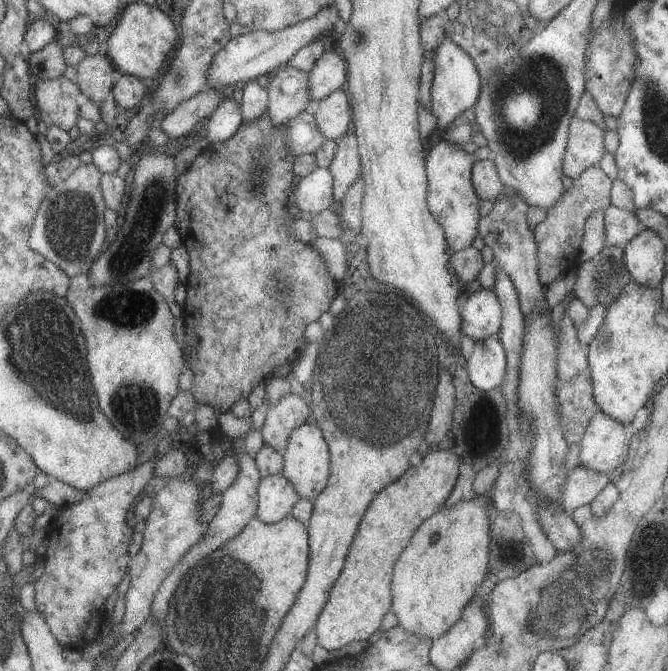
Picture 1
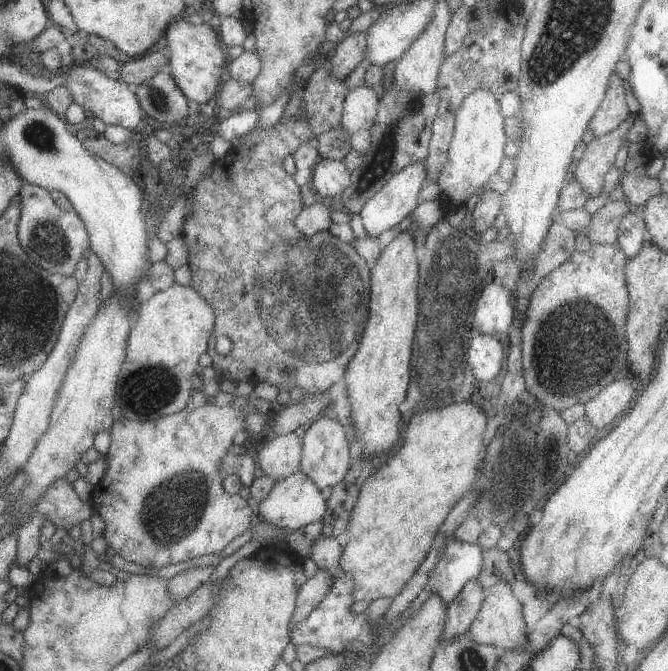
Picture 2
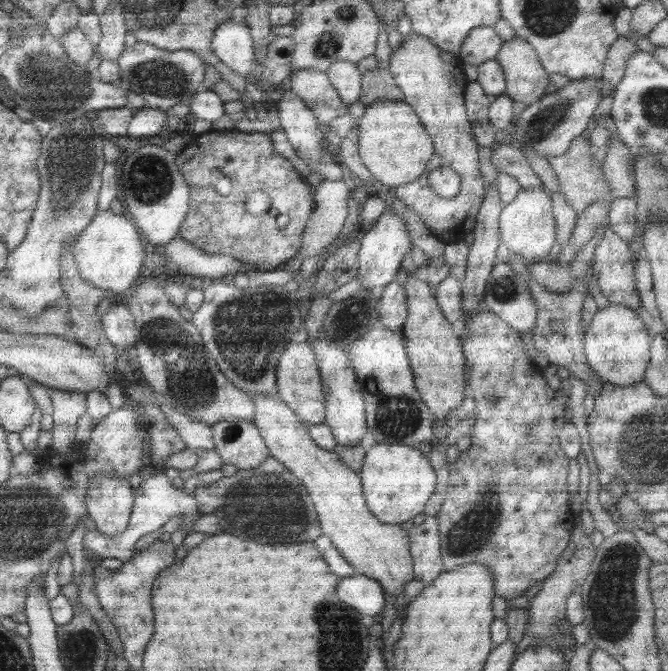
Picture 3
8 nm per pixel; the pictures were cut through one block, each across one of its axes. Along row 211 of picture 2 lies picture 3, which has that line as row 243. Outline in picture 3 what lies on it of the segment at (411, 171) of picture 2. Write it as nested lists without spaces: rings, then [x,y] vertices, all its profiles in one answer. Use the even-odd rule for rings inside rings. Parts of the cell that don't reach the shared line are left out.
[[[385,210],[367,232],[361,232],[361,248],[357,254],[357,278],[361,280],[361,286],[373,290],[375,296],[381,296],[385,286],[393,282],[397,270],[401,268],[401,258],[411,252],[411,248],[413,244],[405,230],[405,220],[395,214],[395,210]]]

